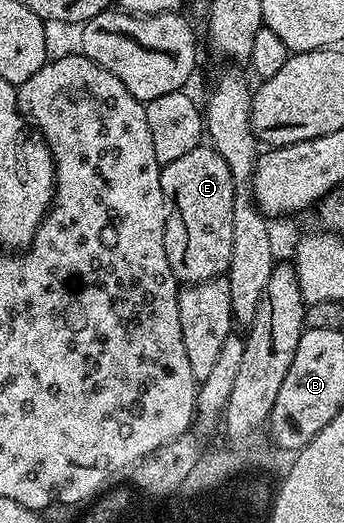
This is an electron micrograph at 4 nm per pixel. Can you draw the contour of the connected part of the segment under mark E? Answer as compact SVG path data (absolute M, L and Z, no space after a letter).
M210 146L194 148L189 150L189 154L177 158L177 162L162 165L159 181L167 203L165 258L169 258L175 279L189 285L215 280L224 275L229 266L229 258L233 258L233 202L236 186L225 158L221 158L219 151Z

